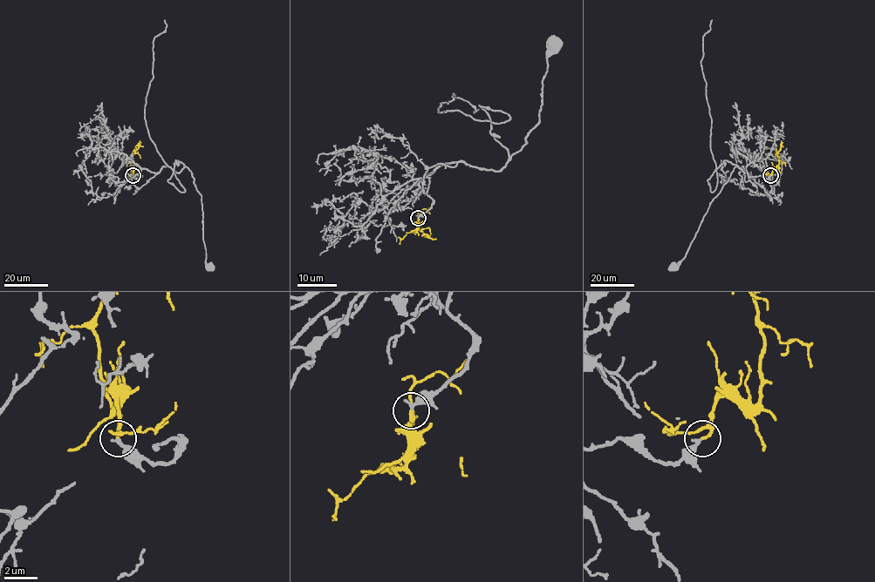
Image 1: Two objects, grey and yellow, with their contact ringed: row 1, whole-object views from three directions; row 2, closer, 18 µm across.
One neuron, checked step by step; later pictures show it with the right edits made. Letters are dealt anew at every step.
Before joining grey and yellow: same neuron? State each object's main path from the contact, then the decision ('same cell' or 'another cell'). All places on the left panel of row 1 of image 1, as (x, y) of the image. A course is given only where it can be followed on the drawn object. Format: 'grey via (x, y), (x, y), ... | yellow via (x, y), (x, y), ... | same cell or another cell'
grey via (133, 175), (140, 179), (146, 168), (188, 168), (201, 196), (209, 267) | yellow via (133, 175), (131, 156), (140, 140) | same cell

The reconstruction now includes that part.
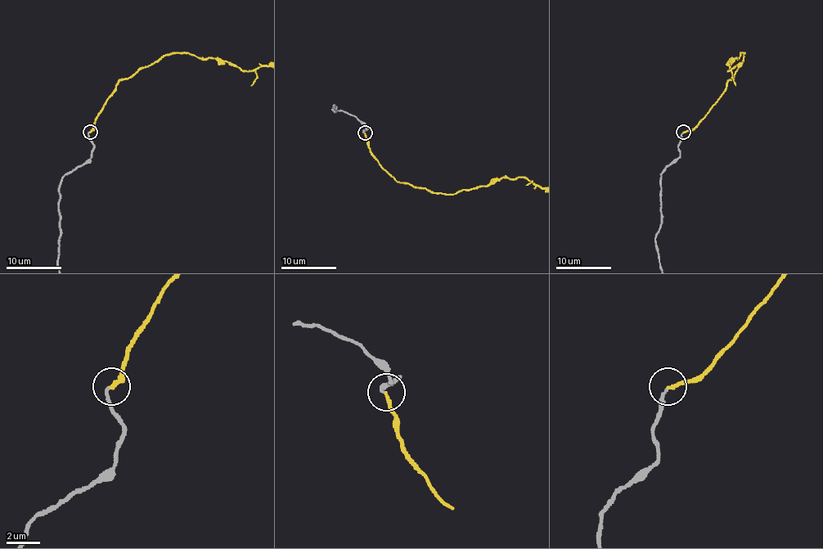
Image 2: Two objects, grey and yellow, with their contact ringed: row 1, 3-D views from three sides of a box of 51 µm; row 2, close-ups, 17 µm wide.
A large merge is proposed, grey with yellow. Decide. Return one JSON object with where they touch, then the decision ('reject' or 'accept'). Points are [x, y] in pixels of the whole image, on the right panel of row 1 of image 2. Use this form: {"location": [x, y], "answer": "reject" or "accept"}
{"location": [683, 132], "answer": "accept"}

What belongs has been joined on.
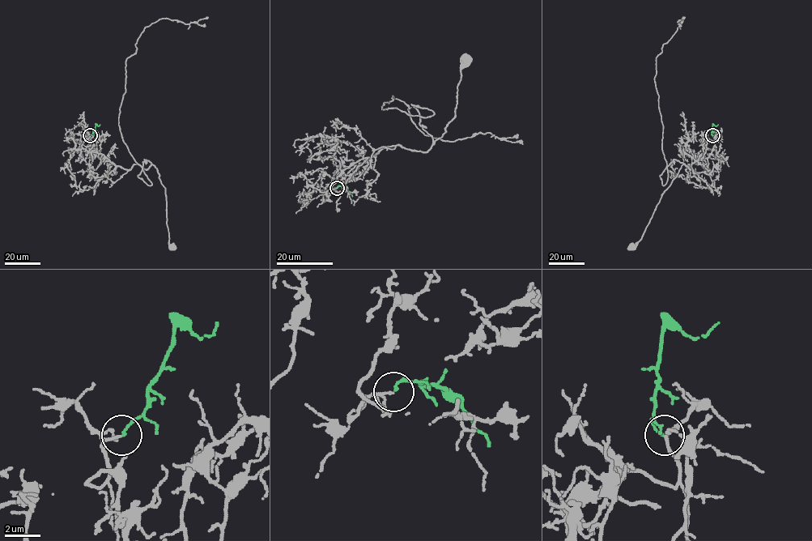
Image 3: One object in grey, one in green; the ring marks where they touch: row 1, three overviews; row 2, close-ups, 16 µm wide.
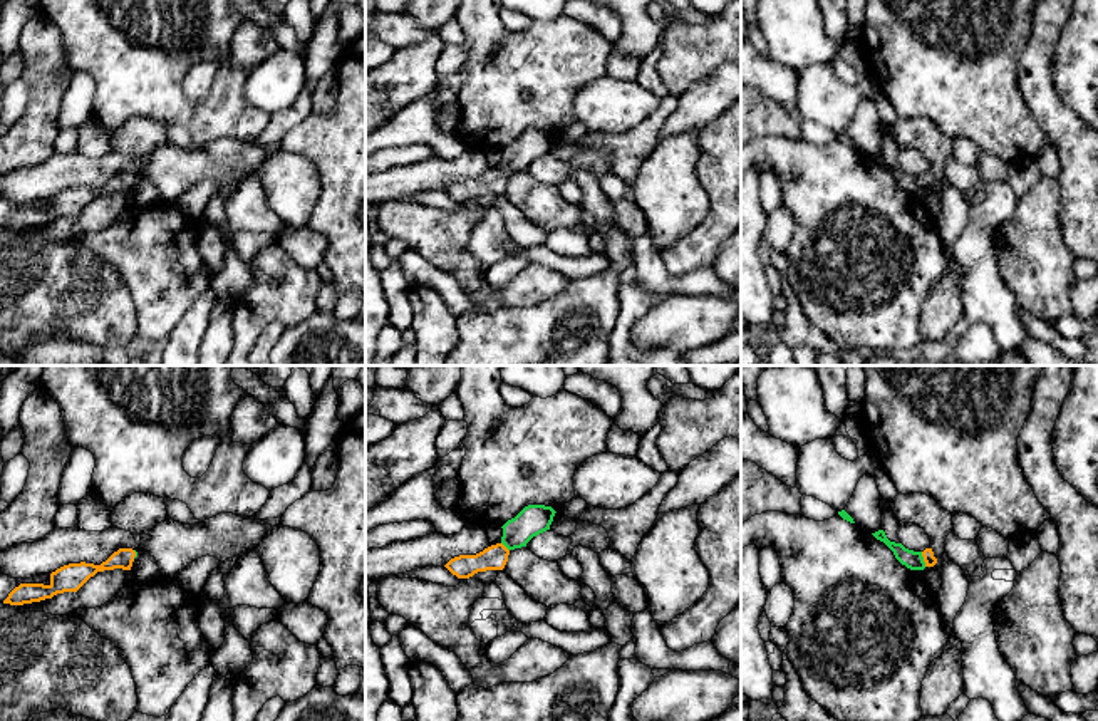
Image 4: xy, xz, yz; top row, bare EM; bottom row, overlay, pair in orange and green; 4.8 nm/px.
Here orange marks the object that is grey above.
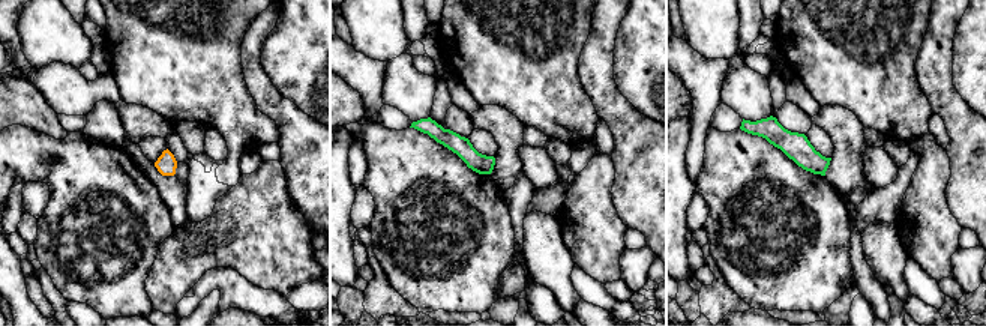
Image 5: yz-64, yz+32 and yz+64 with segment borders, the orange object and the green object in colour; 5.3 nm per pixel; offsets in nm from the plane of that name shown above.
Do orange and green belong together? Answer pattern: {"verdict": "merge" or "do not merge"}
{"verdict": "merge"}

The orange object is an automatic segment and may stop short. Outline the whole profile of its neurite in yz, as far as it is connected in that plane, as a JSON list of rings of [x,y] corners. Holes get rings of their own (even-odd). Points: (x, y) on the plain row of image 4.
[[[883,154],[872,159],[883,166],[893,176],[895,183],[910,195],[924,195],[937,188],[932,173],[925,173],[924,176],[909,174],[902,168],[890,166]]]

